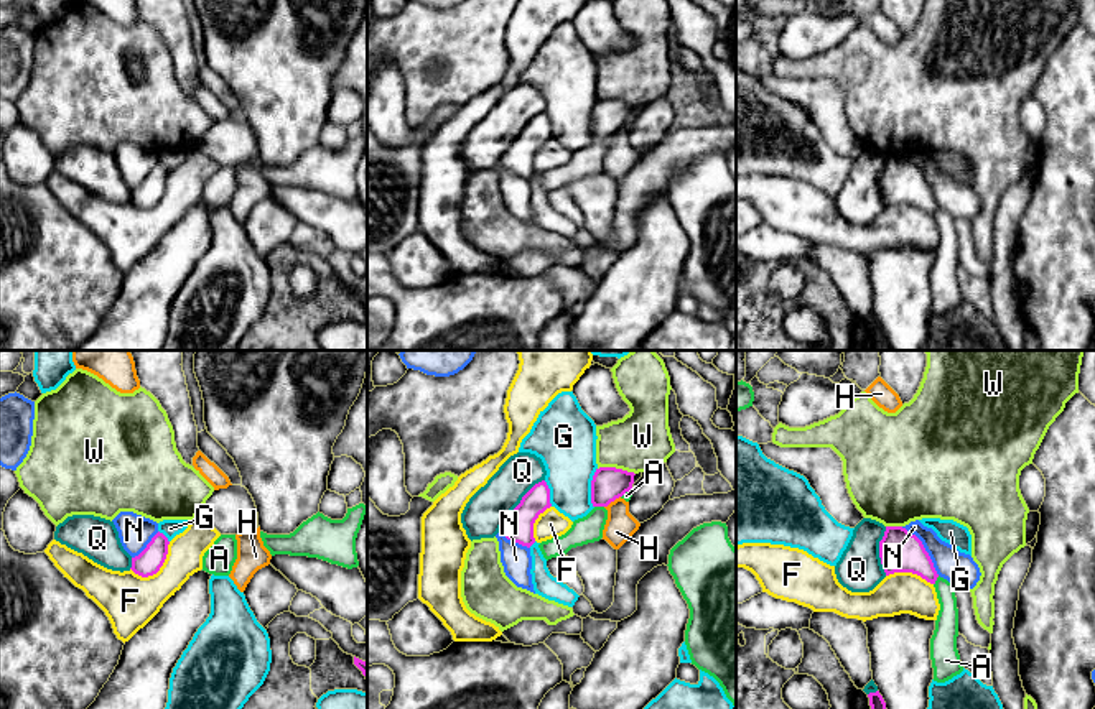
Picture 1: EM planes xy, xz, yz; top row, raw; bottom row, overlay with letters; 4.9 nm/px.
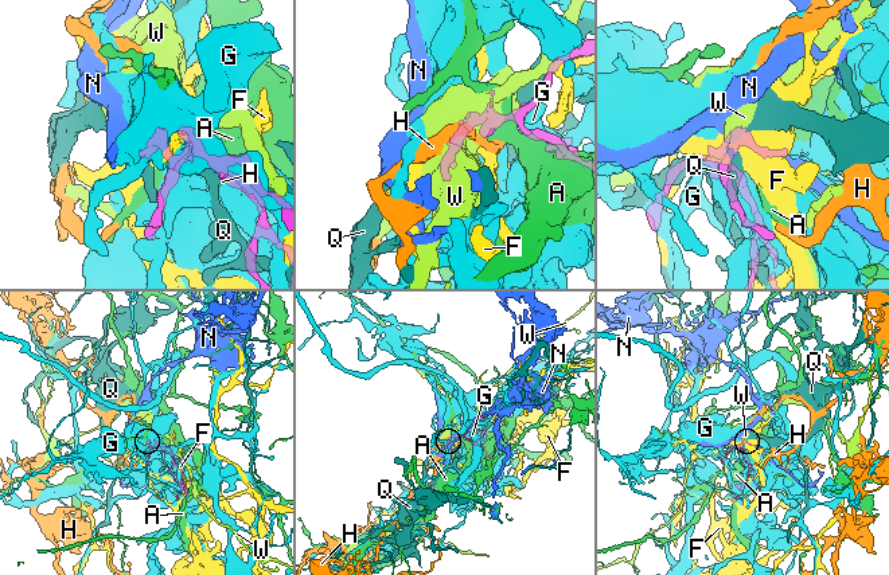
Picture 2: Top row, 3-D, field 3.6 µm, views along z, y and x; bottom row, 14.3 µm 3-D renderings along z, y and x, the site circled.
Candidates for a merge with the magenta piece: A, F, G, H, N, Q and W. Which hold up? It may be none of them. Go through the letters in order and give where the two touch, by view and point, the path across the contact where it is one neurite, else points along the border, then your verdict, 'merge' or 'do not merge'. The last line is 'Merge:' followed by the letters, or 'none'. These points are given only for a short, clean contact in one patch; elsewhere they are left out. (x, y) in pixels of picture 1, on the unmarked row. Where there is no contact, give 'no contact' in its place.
A: xz (600, 137) | do not merge
F: xy (158, 201) | do not merge
G: xz (591, 119) | do not merge
H: xz (611, 132) | do not merge
N: yz (924, 180) | along yz (901, 158), (921, 173), (939, 206) | do not merge
Q: xz (519, 135) | do not merge
W: xz (615, 99) | do not merge
Merge: none

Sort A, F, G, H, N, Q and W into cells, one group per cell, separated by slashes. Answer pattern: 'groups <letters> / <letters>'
groups A / F / G / H / N / Q / W

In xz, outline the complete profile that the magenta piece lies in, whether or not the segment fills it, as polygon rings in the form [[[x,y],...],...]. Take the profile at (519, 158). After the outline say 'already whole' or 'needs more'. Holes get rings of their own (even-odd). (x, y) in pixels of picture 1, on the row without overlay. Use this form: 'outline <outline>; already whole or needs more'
outline [[[545,112],[535,115],[502,155],[499,165],[507,171],[530,179],[535,174],[534,155],[550,140],[550,120]]]; already whole

